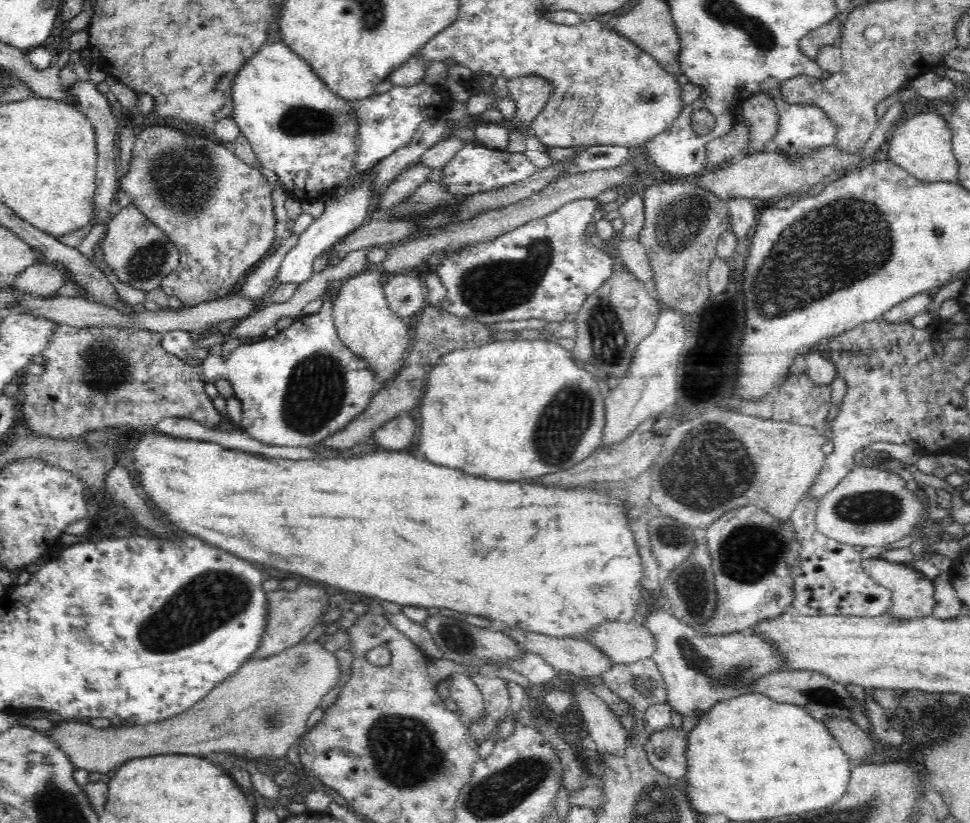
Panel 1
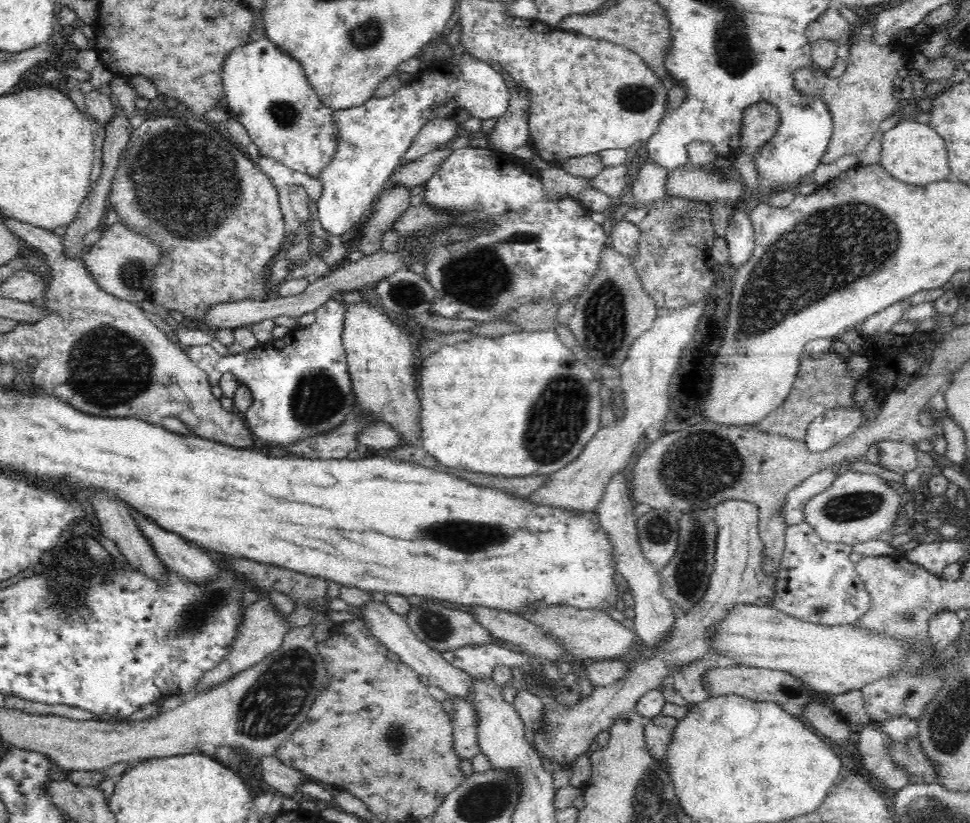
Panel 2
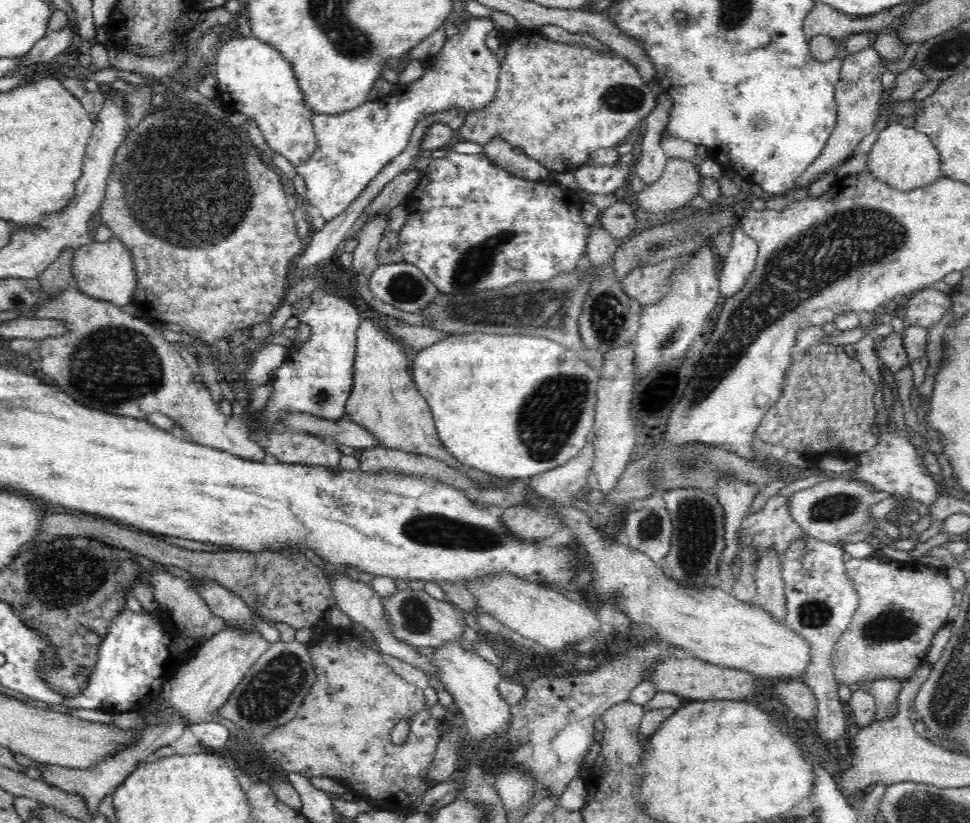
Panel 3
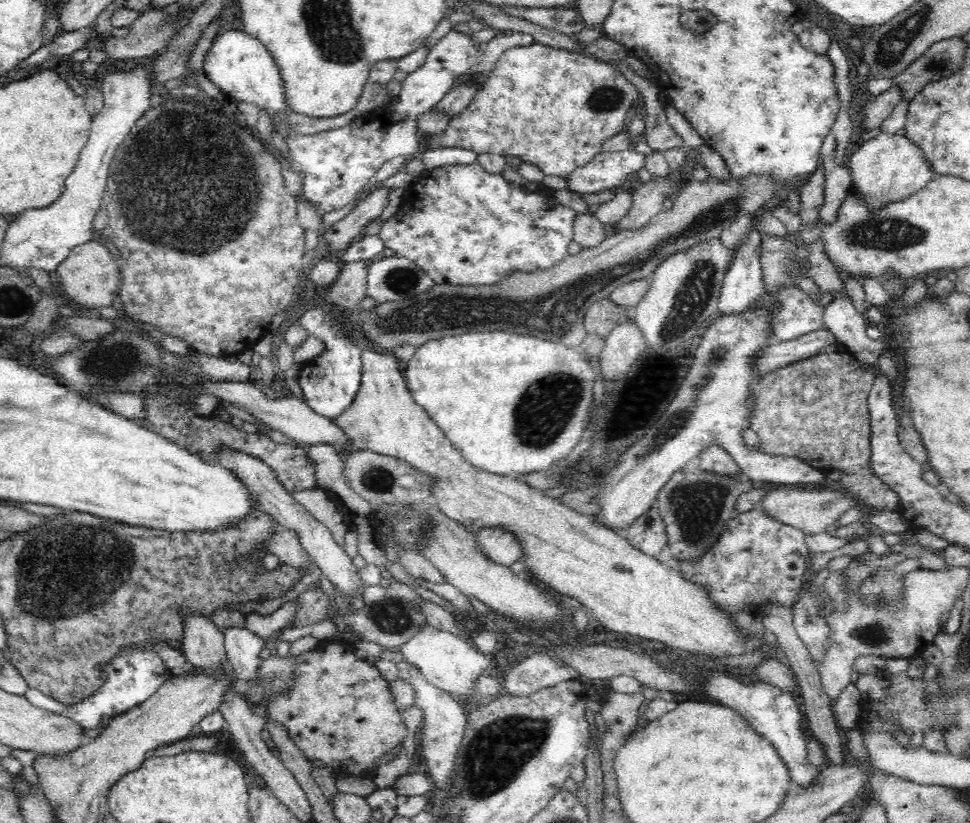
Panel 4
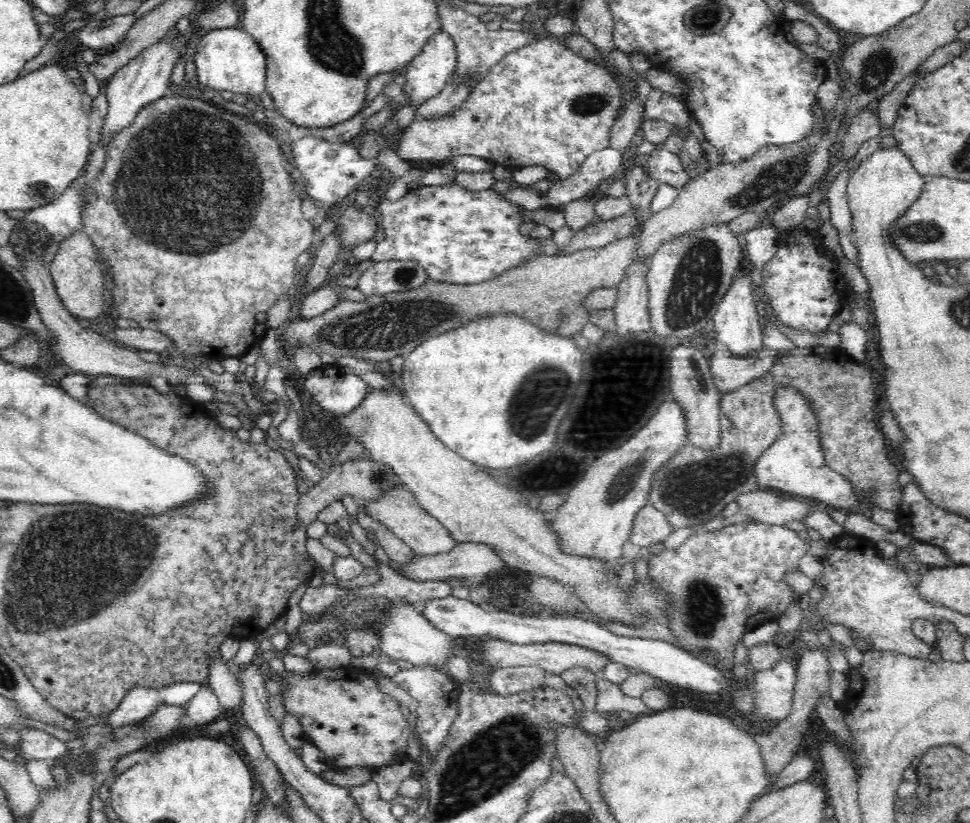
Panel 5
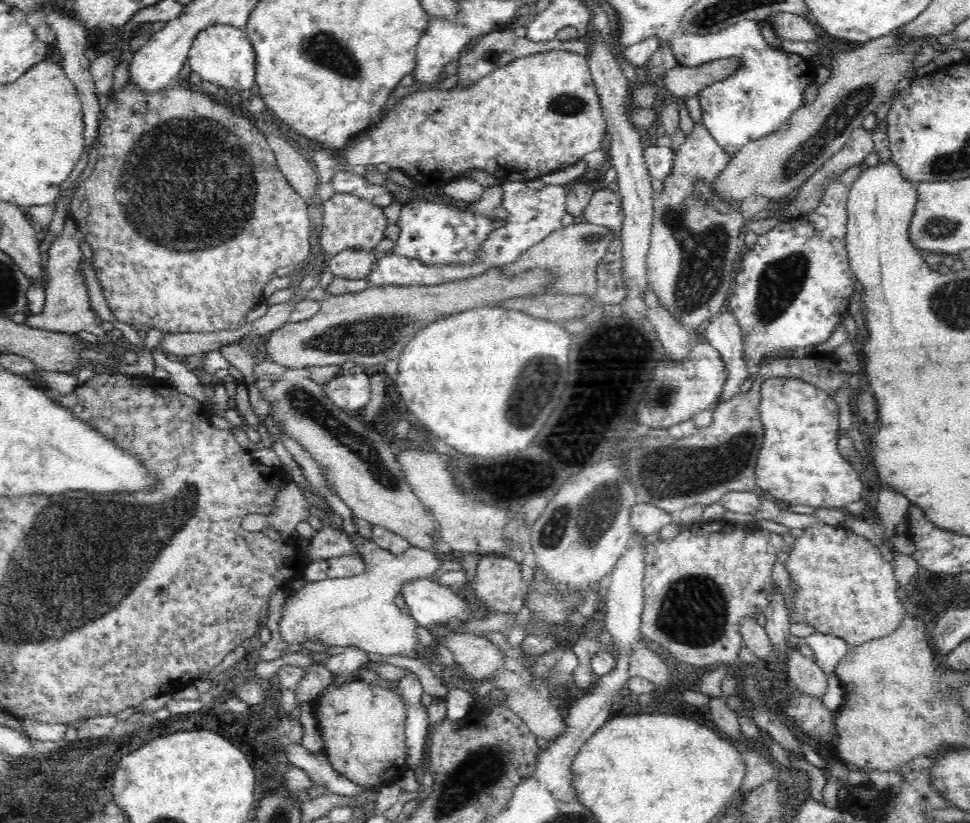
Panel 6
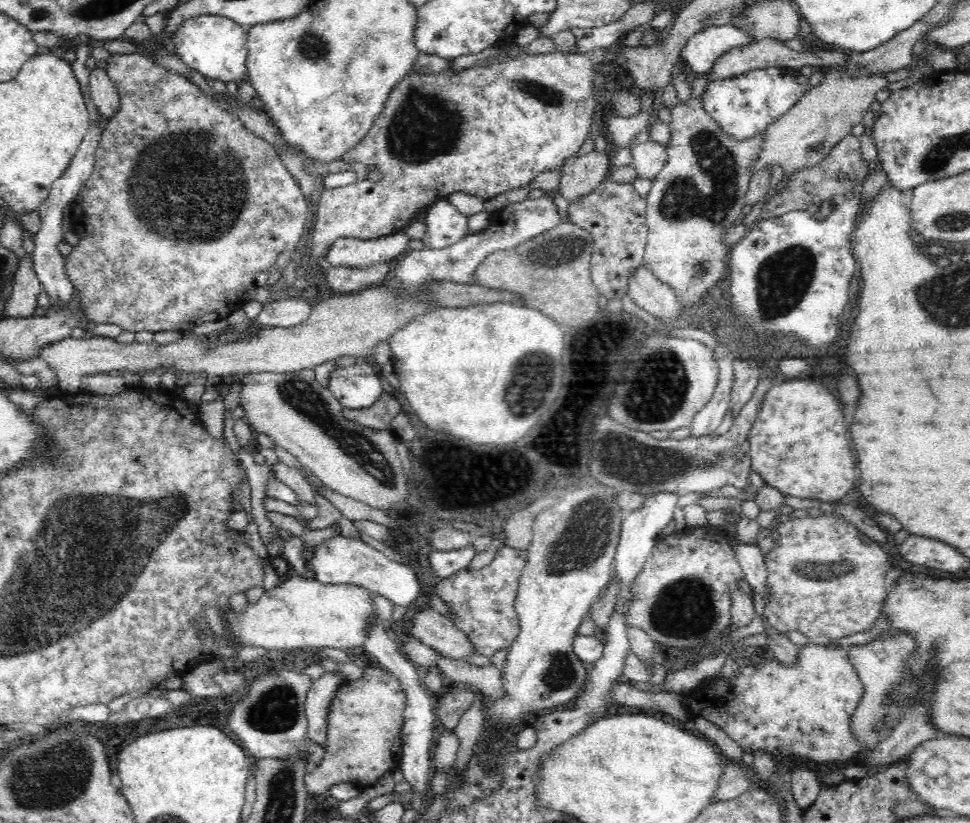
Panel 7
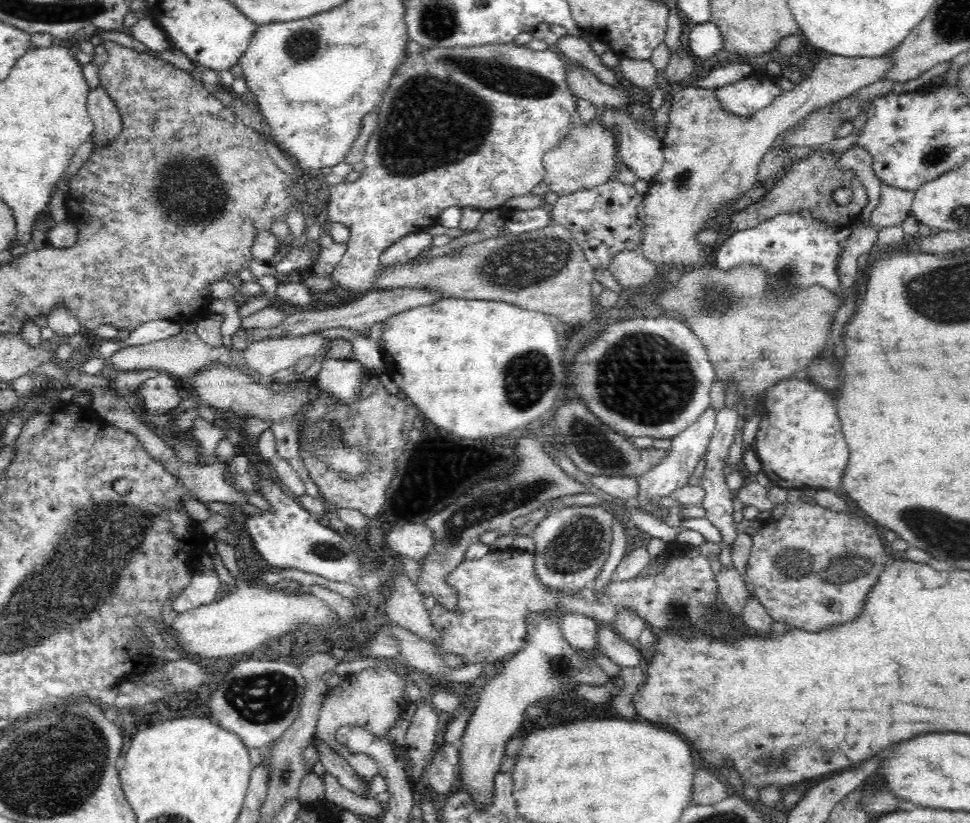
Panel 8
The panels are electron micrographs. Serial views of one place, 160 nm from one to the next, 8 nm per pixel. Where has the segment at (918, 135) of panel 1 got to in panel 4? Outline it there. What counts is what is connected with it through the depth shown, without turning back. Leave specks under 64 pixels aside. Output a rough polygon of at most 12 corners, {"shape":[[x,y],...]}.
{"shape":[[906,135],[854,144],[852,189],[871,210],[936,178]]}

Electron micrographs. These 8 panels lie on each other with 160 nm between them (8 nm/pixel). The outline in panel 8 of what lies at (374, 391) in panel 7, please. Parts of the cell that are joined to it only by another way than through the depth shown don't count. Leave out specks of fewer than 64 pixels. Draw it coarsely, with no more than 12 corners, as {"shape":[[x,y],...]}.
{"shape":[[323,360],[314,385],[338,404],[358,400],[367,370],[358,360]]}

